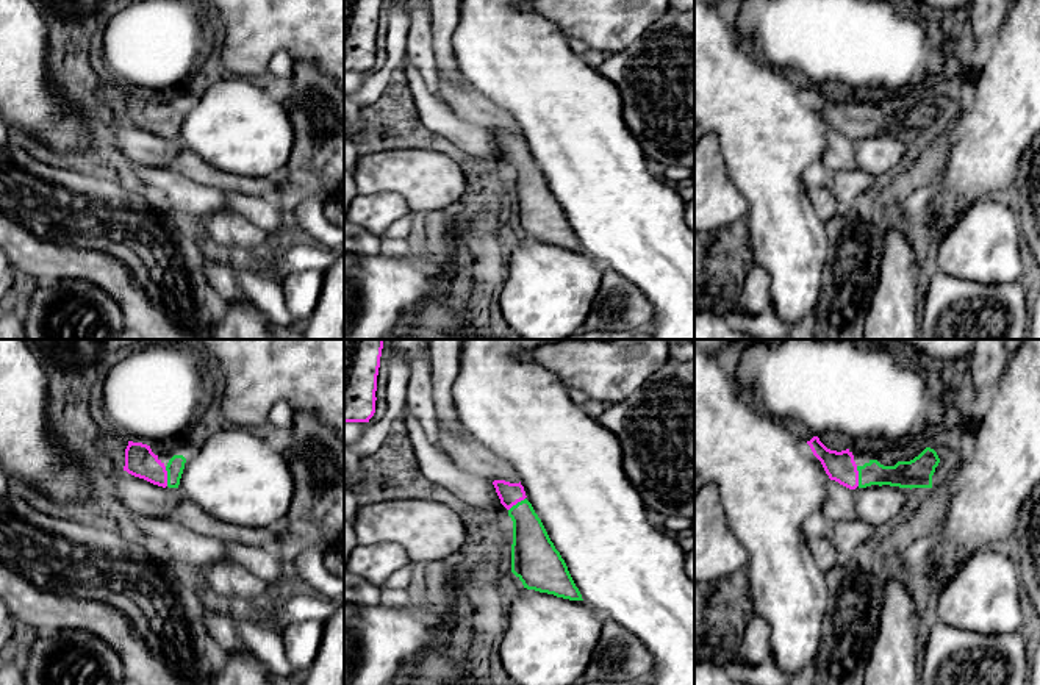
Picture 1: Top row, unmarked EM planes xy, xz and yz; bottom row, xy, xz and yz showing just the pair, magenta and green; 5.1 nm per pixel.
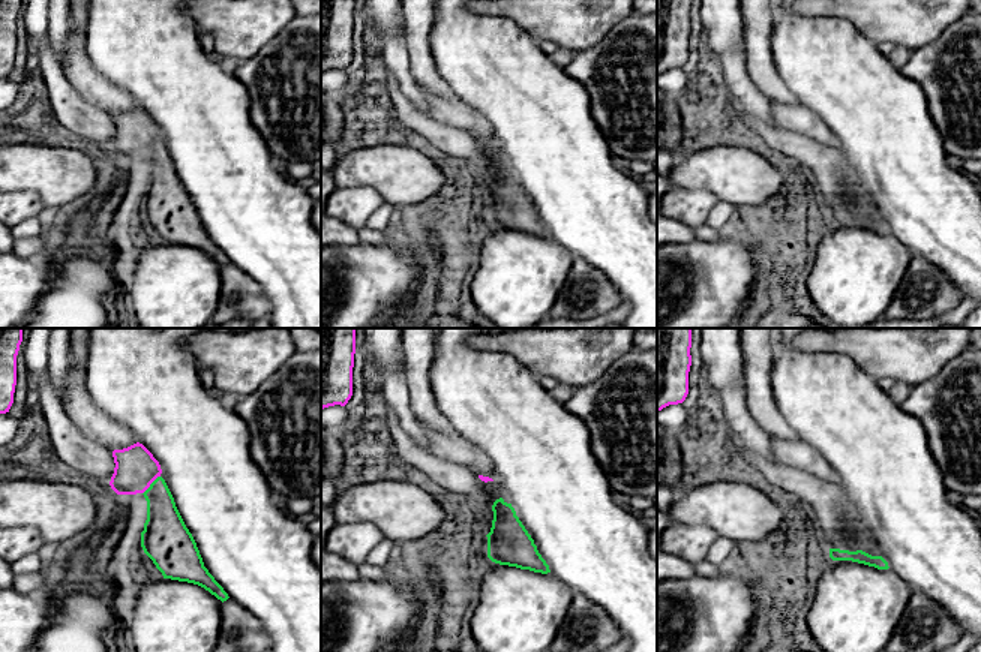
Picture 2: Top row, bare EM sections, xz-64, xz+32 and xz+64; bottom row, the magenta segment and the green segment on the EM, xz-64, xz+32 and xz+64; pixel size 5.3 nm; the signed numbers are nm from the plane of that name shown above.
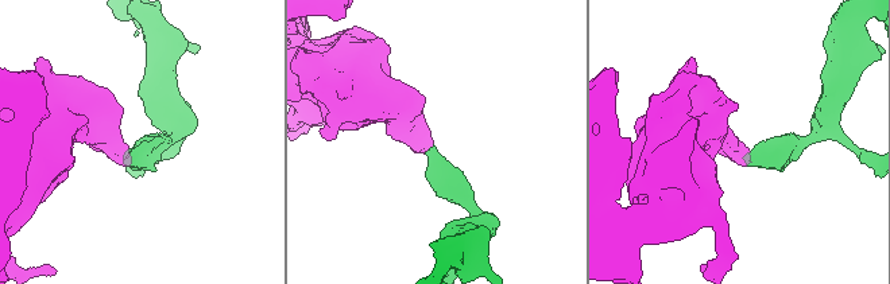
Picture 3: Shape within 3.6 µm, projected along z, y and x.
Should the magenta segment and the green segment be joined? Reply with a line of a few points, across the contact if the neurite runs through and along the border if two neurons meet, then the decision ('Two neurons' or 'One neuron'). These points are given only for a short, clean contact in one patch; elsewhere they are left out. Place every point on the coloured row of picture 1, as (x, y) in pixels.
Line: xy (139, 460), (155, 473), (166, 476), (175, 465). One neuron

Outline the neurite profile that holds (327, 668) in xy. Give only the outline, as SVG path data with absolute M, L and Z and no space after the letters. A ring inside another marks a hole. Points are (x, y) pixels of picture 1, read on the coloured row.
M344 597L322 629L319 652L307 669L305 685L344 685Z

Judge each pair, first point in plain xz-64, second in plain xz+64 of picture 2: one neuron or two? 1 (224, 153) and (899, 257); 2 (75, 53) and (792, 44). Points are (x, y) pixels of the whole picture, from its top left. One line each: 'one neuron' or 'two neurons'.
1: two neurons
2: two neurons

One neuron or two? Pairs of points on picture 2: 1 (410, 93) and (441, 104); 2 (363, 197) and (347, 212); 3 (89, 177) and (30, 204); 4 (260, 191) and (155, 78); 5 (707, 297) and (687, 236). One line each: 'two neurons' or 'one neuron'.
1: one neuron
2: one neuron
3: two neurons
4: one neuron
5: two neurons

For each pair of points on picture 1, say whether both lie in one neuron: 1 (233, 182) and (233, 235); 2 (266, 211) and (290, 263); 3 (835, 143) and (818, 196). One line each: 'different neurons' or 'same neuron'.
1: same neuron
2: different neurons
3: same neuron

